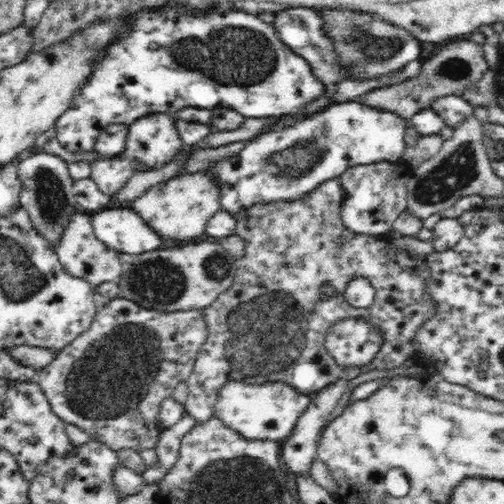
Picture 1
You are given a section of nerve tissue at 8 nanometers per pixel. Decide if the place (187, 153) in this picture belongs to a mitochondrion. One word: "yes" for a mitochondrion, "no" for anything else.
no

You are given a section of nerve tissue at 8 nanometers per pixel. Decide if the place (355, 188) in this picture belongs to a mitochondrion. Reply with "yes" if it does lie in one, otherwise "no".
no

